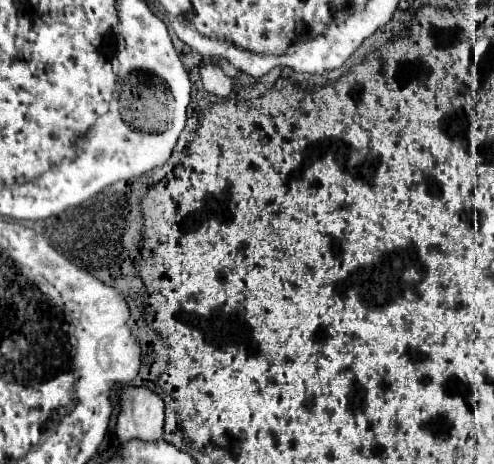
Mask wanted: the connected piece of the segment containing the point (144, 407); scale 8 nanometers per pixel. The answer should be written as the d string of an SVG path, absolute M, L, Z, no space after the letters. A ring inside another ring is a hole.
M125 387L121 391L121 413L115 427L115 437L119 443L127 443L131 439L163 439L163 427L165 415L161 397L145 387Z

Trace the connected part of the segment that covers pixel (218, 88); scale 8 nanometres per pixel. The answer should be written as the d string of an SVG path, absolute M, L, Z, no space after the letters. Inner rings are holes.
M211 63L201 67L201 81L203 81L203 87L217 97L227 97L233 85L231 79L217 65L211 65Z

